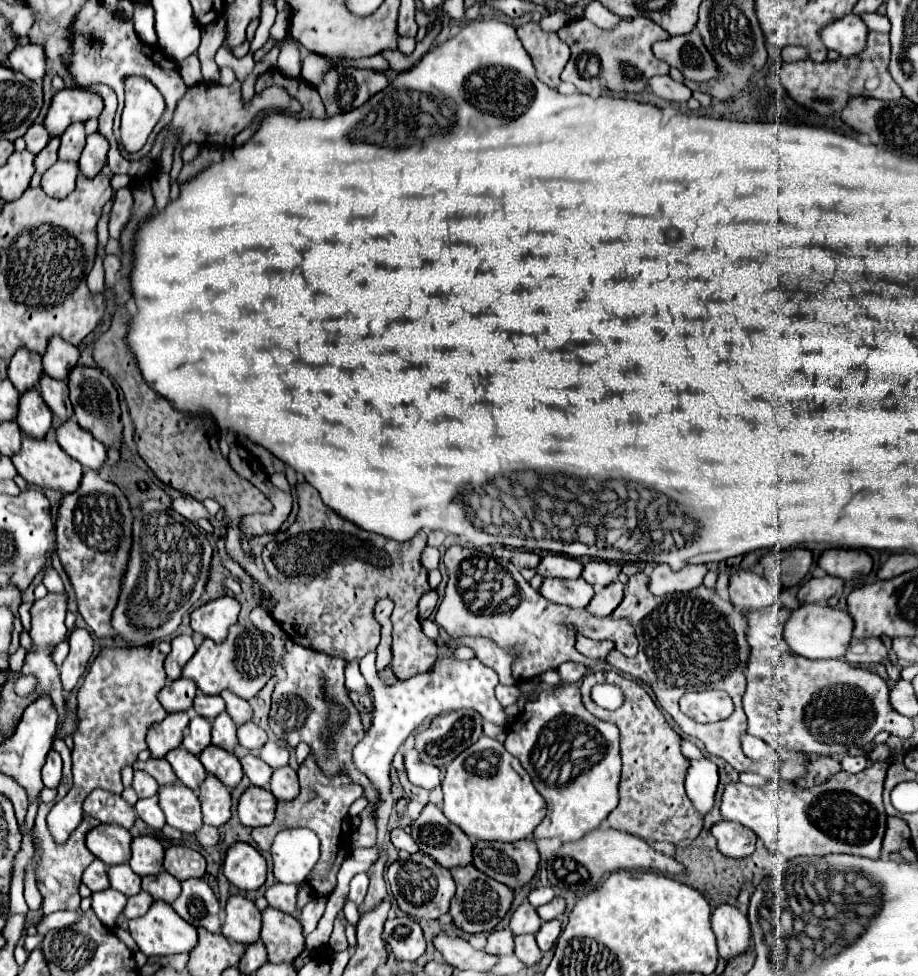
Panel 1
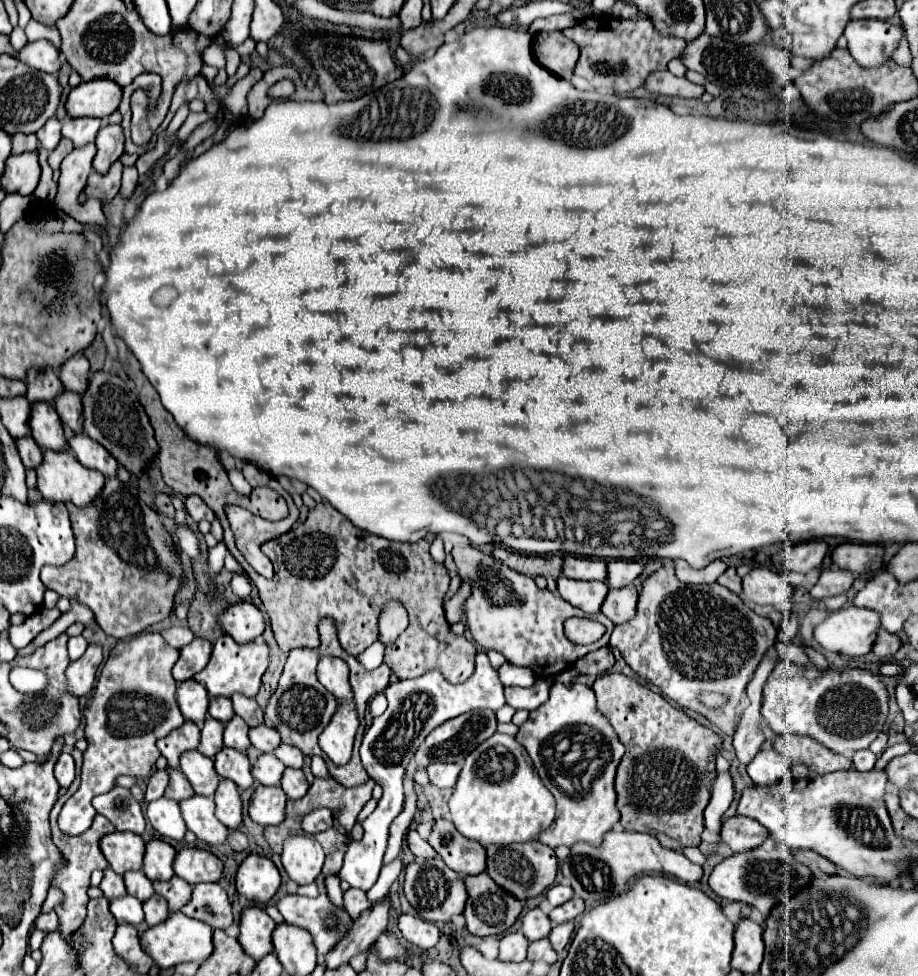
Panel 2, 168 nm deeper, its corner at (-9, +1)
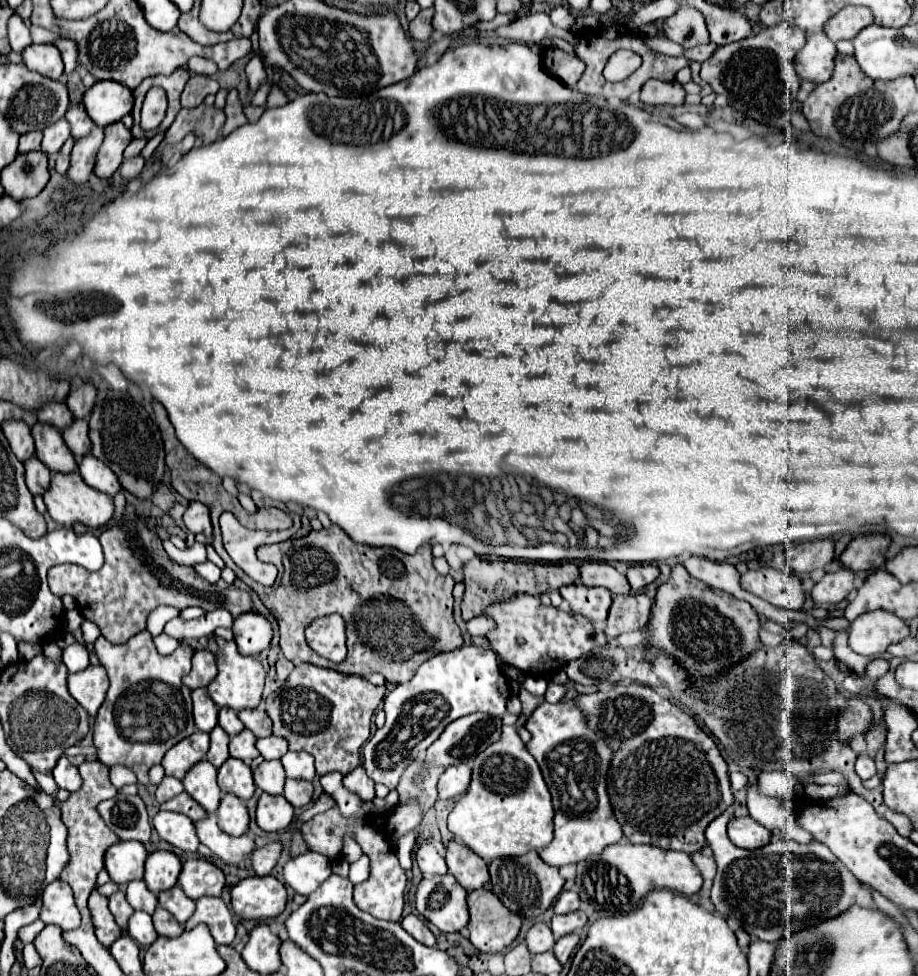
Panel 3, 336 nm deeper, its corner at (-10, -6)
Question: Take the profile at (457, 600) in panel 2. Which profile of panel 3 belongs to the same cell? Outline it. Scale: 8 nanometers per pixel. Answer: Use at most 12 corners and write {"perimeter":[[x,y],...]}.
{"perimeter":[[476,556],[464,566],[462,618],[518,592],[578,580],[572,562]]}

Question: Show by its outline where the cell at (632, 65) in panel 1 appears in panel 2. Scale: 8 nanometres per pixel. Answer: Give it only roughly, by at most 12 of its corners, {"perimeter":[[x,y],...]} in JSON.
{"perimeter":[[647,17],[581,19],[563,33],[575,75],[627,93],[681,57]]}

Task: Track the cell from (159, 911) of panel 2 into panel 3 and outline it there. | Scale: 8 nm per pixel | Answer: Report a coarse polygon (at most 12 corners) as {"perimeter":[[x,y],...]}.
{"perimeter":[[158,906],[152,914],[160,936],[174,938],[184,932],[170,912]]}

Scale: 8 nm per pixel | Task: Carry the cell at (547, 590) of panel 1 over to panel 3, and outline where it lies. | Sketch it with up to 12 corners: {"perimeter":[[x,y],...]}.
{"perimeter":[[562,586],[574,614],[604,622],[612,596],[606,588]]}

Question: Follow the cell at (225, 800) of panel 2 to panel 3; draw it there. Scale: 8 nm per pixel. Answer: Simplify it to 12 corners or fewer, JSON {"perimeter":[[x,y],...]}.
{"perimeter":[[234,794],[218,806],[218,826],[230,836],[248,830],[248,810]]}

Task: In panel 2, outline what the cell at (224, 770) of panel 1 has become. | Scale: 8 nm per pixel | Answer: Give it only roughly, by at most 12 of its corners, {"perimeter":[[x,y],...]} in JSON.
{"perimeter":[[223,747],[215,769],[239,791],[253,785],[251,763],[243,751]]}

